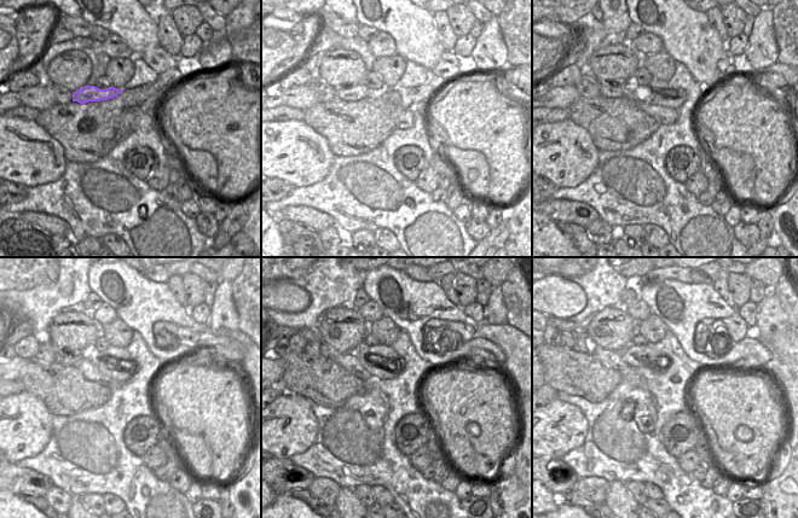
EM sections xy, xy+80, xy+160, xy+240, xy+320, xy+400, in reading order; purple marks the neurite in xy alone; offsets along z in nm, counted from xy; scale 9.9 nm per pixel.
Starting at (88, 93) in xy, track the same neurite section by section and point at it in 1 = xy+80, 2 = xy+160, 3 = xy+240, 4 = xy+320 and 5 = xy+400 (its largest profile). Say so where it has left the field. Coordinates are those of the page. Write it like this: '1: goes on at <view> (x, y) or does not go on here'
1: goes on at xy+80 (359, 92)
2: goes on at xy+160 (625, 89)
3: goes on at xy+240 (61, 358)
4: goes on at xy+320 (307, 333)
5: goes on at xy+400 (566, 326)

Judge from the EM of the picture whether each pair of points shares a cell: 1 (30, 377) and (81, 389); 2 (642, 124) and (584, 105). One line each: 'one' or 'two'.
1: one
2: one

